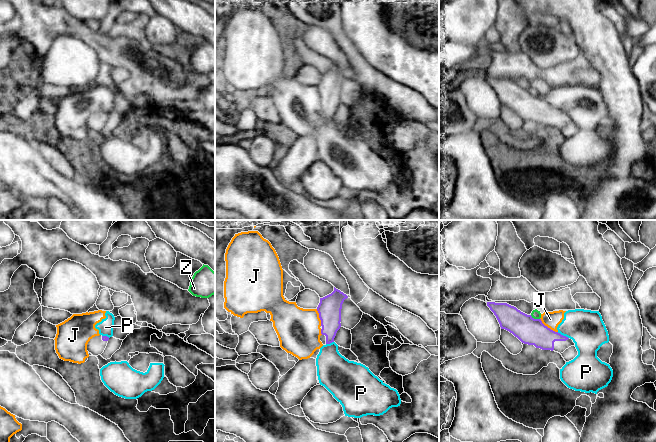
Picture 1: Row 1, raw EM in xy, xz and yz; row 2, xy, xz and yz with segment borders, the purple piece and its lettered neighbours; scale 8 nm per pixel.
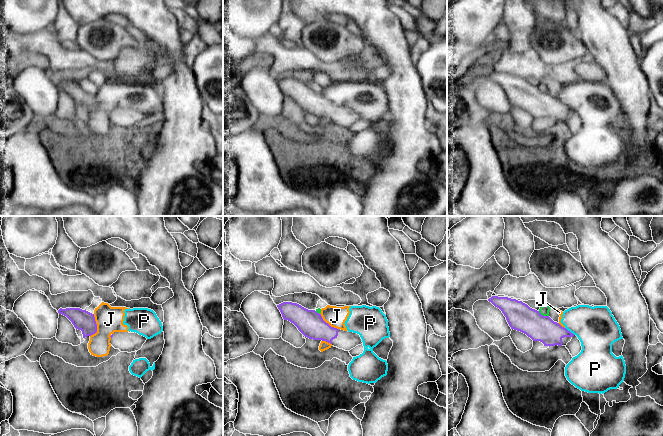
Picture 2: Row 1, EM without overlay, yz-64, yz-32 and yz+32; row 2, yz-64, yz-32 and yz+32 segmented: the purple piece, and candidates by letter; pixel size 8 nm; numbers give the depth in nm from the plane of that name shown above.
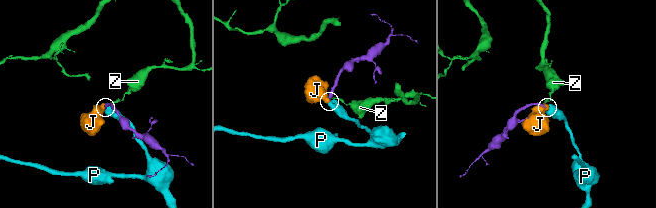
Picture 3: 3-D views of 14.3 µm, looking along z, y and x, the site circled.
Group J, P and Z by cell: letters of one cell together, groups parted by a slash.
J P / Z

